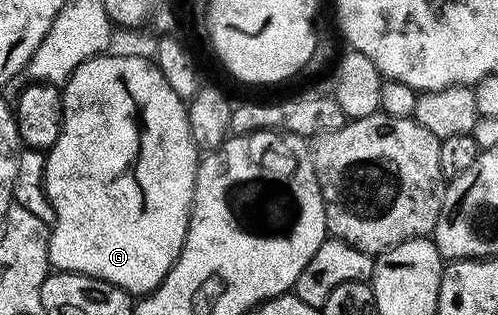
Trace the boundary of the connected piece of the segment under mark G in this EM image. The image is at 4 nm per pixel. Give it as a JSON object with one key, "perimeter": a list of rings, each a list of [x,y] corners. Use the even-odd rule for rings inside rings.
{"perimeter":[[[105,52],[78,64],[78,68],[74,68],[74,72],[62,86],[64,95],[62,132],[54,145],[46,151],[45,158],[48,159],[44,162],[44,194],[48,197],[53,212],[56,213],[56,226],[54,222],[48,236],[48,261],[57,271],[85,274],[91,278],[121,286],[127,294],[143,296],[158,289],[182,252],[182,244],[186,240],[188,231],[188,218],[192,215],[198,147],[190,132],[185,99],[180,98],[178,92],[174,92],[174,88],[170,88],[170,84],[166,84],[166,76],[162,76],[155,61],[148,59],[147,62],[146,59],[135,58],[132,54],[112,53]]]}

